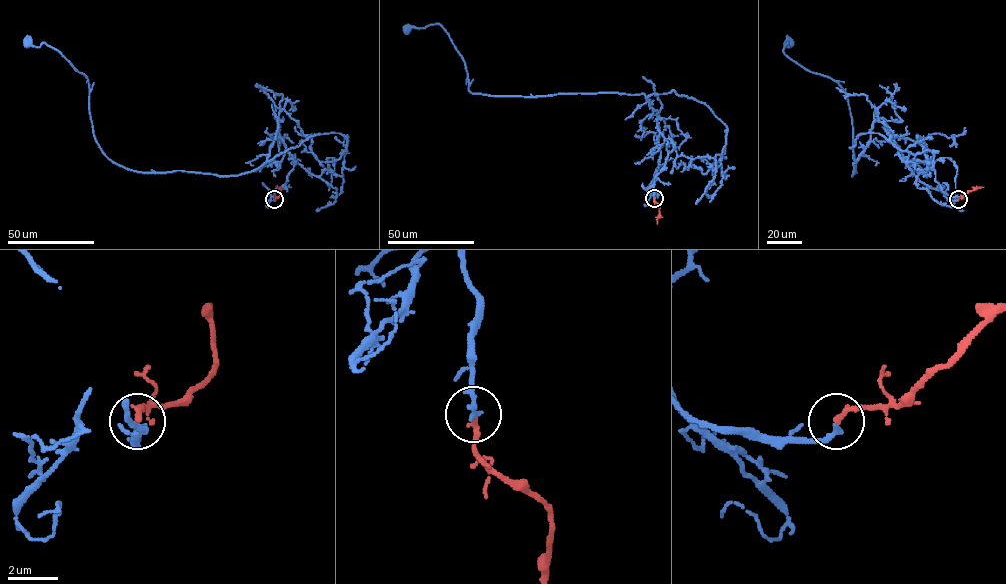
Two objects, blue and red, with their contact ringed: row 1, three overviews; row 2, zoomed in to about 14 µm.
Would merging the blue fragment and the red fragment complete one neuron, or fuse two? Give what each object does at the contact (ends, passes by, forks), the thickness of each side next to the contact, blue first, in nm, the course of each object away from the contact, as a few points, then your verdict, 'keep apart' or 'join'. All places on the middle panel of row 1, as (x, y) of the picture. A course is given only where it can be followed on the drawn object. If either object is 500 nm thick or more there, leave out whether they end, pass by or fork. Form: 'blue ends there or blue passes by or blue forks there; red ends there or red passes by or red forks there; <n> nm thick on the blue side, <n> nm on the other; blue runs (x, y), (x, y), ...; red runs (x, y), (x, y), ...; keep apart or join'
blue ends there; red ends there; 240 nm thick on the blue side, 220 nm on the other; blue runs (654, 198), (655, 176), (673, 147), (643, 94), (471, 93), (464, 61), (440, 24), (406, 29); red runs (654, 198), (659, 206), (657, 224); join

